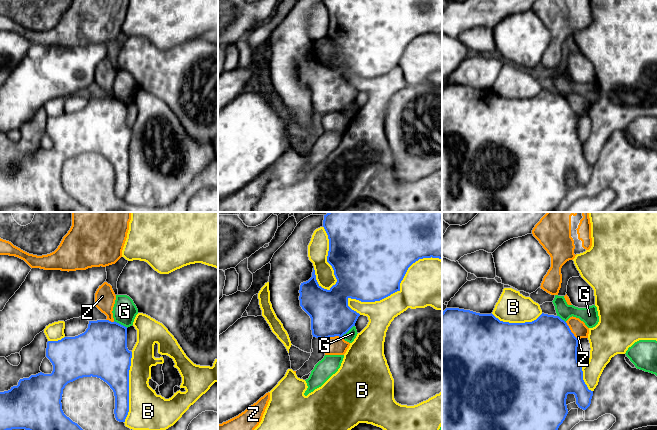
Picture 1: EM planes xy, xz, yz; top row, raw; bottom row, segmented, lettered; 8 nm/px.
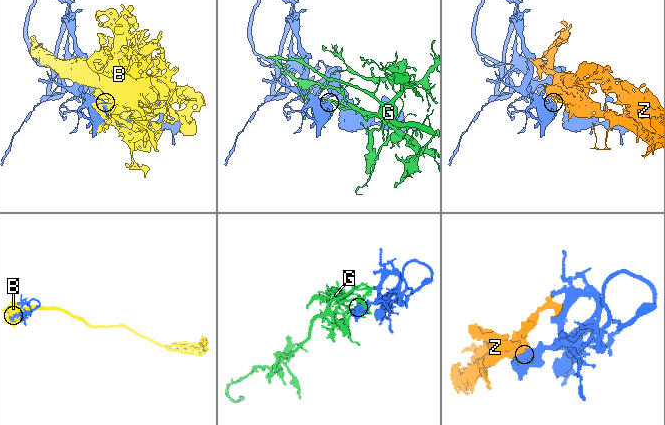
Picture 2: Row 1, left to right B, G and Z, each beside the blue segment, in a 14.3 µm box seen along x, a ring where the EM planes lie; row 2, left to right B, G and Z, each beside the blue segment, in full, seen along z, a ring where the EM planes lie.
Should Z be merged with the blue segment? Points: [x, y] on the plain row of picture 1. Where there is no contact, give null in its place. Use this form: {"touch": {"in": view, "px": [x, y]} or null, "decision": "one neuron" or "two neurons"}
{"touch": {"in": "xz", "px": [331, 112]}, "decision": "two neurons"}

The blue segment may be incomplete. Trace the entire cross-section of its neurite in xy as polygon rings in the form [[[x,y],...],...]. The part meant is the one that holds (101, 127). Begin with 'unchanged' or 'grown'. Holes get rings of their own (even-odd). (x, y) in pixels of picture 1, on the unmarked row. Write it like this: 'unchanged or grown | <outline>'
unchanged | [[[109,96],[89,97],[86,107],[75,113],[48,117],[46,133],[53,141],[51,150],[42,148],[20,155],[17,162],[0,168],[0,209],[25,205],[38,212],[89,212],[62,186],[65,162],[79,154],[97,153],[106,158],[115,172],[115,194],[125,198],[129,188],[129,146],[132,128],[127,124],[127,103]]]

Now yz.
unchanged | [[[459,84],[442,88],[442,212],[553,212],[565,196],[568,170],[574,170],[579,184],[586,186],[593,172],[583,156],[582,142],[577,135],[578,115],[559,92],[542,89],[536,96],[525,99],[500,97],[492,89],[480,90]]]

